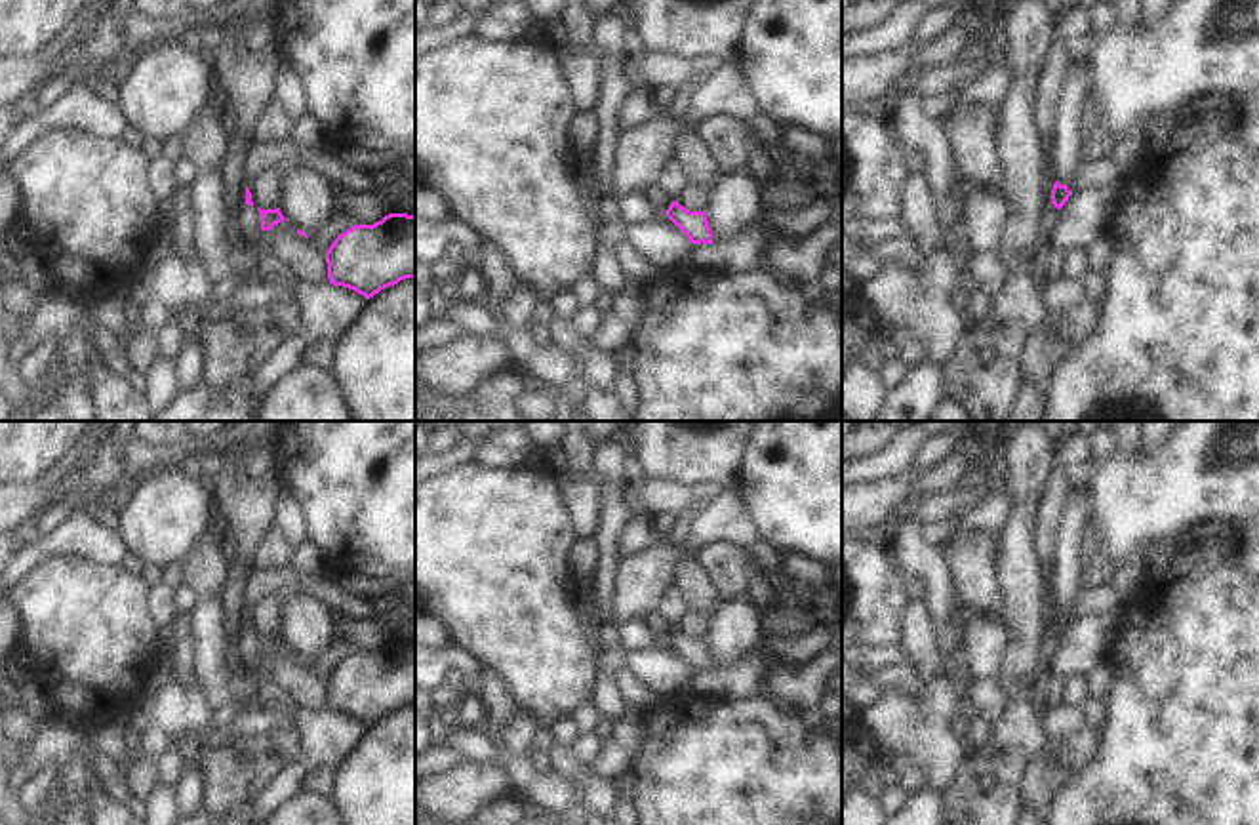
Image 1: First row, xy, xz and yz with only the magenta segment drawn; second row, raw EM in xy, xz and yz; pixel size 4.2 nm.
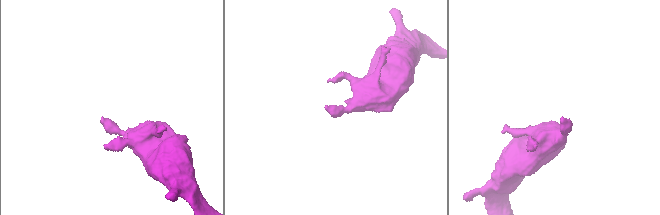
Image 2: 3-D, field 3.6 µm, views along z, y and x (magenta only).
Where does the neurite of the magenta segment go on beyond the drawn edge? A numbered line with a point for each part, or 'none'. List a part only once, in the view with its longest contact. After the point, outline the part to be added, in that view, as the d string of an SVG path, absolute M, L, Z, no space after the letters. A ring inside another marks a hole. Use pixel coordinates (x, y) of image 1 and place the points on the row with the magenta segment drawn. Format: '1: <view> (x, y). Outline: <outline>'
none.

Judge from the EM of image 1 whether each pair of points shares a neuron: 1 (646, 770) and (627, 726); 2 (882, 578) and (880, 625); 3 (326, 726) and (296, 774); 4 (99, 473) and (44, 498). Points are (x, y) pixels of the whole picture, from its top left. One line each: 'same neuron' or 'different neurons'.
1: different neurons
2: same neuron
3: same neuron
4: same neuron

